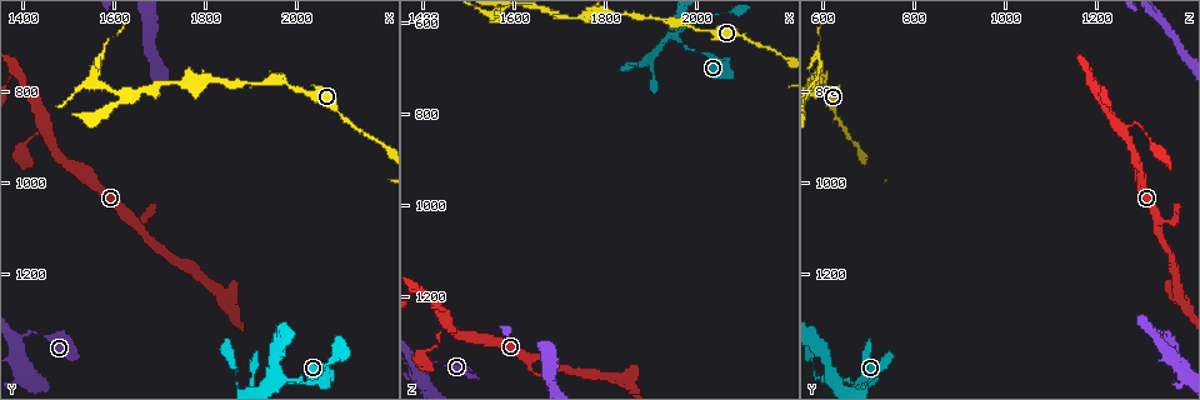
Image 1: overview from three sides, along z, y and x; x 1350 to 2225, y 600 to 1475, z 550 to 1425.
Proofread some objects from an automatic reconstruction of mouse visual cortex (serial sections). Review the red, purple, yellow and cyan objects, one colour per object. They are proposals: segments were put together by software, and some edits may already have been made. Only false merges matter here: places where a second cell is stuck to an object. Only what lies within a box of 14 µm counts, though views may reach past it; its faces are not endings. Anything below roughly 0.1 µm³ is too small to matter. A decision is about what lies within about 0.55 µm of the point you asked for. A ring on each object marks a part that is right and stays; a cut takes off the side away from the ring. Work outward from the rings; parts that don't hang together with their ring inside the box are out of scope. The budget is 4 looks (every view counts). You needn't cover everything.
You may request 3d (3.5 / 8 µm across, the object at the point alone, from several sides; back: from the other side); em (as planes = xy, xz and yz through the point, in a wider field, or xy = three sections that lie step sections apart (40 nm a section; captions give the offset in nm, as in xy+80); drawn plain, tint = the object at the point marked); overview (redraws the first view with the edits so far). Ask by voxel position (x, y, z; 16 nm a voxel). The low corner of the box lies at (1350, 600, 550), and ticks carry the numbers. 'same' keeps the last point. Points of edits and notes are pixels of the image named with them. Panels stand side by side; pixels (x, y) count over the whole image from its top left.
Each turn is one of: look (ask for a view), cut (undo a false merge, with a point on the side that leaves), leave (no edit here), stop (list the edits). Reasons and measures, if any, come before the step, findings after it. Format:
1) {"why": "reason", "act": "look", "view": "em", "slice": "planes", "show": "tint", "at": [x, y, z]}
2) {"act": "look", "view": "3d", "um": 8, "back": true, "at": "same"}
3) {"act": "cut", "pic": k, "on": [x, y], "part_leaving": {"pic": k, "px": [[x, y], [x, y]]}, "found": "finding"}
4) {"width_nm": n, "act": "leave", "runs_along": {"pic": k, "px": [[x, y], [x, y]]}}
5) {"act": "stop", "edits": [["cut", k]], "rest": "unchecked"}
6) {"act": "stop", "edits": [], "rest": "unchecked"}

{"why": "two arms in line, one across", "act": "look", "view": "3d", "um": 3.5, "at": [1455, 885, 1255]}

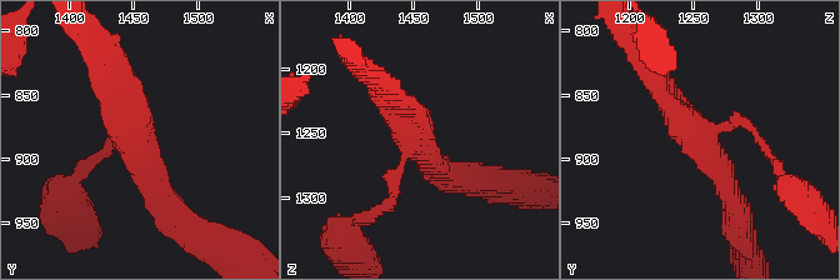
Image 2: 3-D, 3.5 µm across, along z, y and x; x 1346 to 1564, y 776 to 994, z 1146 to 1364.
{"arms": 3, "arm_widths_nm": [150, 300, 300], "act": "look", "view": "em", "slice": "xy", "step": 5, "show": "tint", "at": [1450, 888, 1256]}

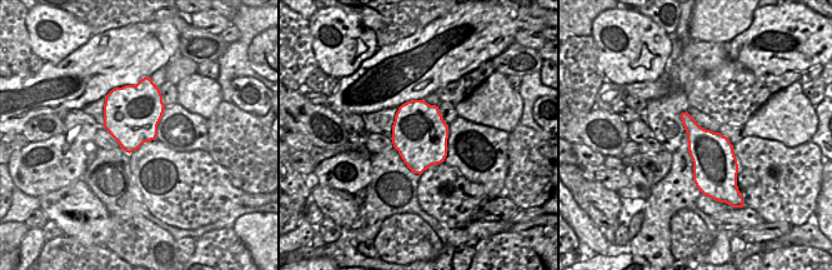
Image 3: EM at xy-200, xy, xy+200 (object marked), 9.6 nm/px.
{"act": "leave", "runs_along": {"pic": 2, "px": [[736, 206], [714, 156], [656, 80]]}, "found": "one cell here"}

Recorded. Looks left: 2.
{"why": "a narrow waist", "act": "look", "view": "3d", "um": 3.5, "back": true, "at": [1990, 790, 610]}

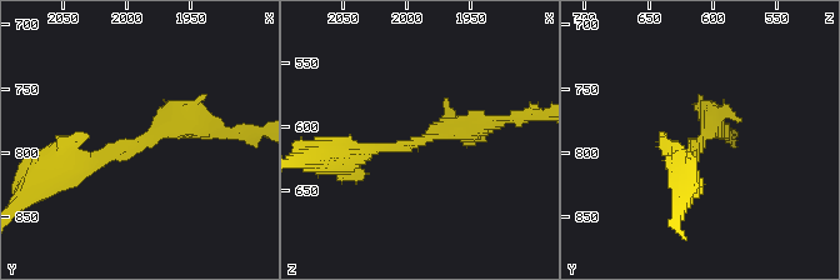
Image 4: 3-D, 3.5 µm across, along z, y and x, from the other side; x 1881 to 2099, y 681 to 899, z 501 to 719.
{"arm_widths_nm": [300, 300], "act": "look", "view": "em", "slice": "xy", "step": 2, "show": "tint", "at": [1998, 794, 616]}

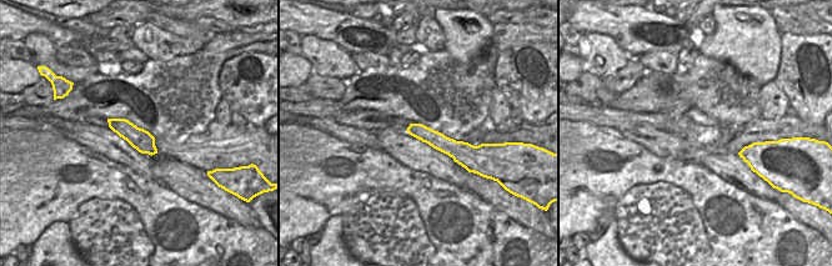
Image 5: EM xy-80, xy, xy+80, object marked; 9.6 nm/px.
{"act": "leave", "found": "continuous, no second cell"}

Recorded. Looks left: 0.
{"act": "stop", "edits": [], "rest": "unchecked"}

